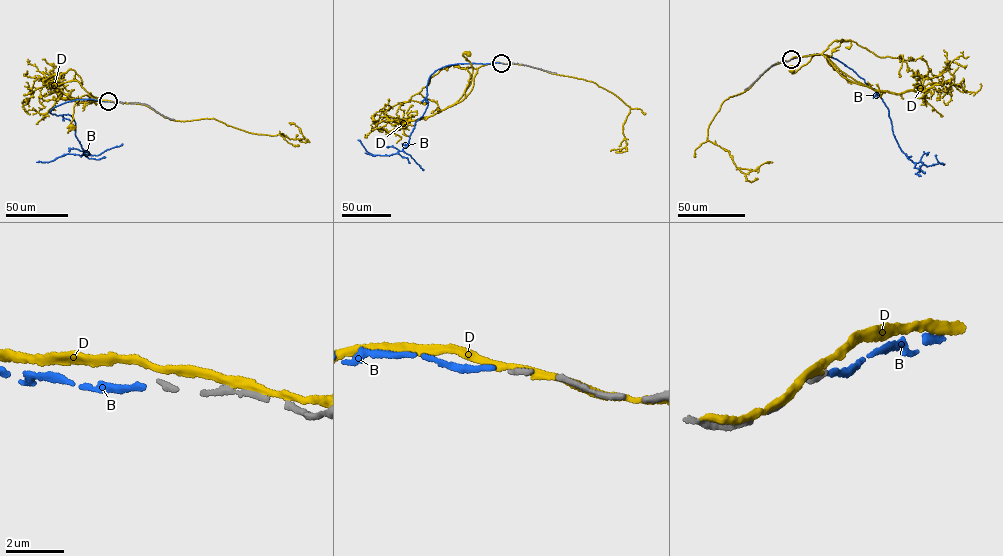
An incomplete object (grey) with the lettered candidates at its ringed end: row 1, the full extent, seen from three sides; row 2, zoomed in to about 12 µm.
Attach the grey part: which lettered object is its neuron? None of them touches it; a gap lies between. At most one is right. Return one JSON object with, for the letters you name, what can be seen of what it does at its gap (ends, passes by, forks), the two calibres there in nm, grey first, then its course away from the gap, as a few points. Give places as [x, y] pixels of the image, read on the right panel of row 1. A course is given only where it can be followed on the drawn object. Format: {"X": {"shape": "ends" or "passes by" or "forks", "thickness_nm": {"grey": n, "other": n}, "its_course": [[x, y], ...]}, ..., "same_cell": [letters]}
{"B": {"shape": "ends", "thickness_nm": {"grey": 180, "other": 190}, "its_course": [[792, 59], [826, 55], [851, 69], [878, 92], [909, 159], [927, 166], [942, 163], [936, 155]]}, "same_cell": ["B"]}

